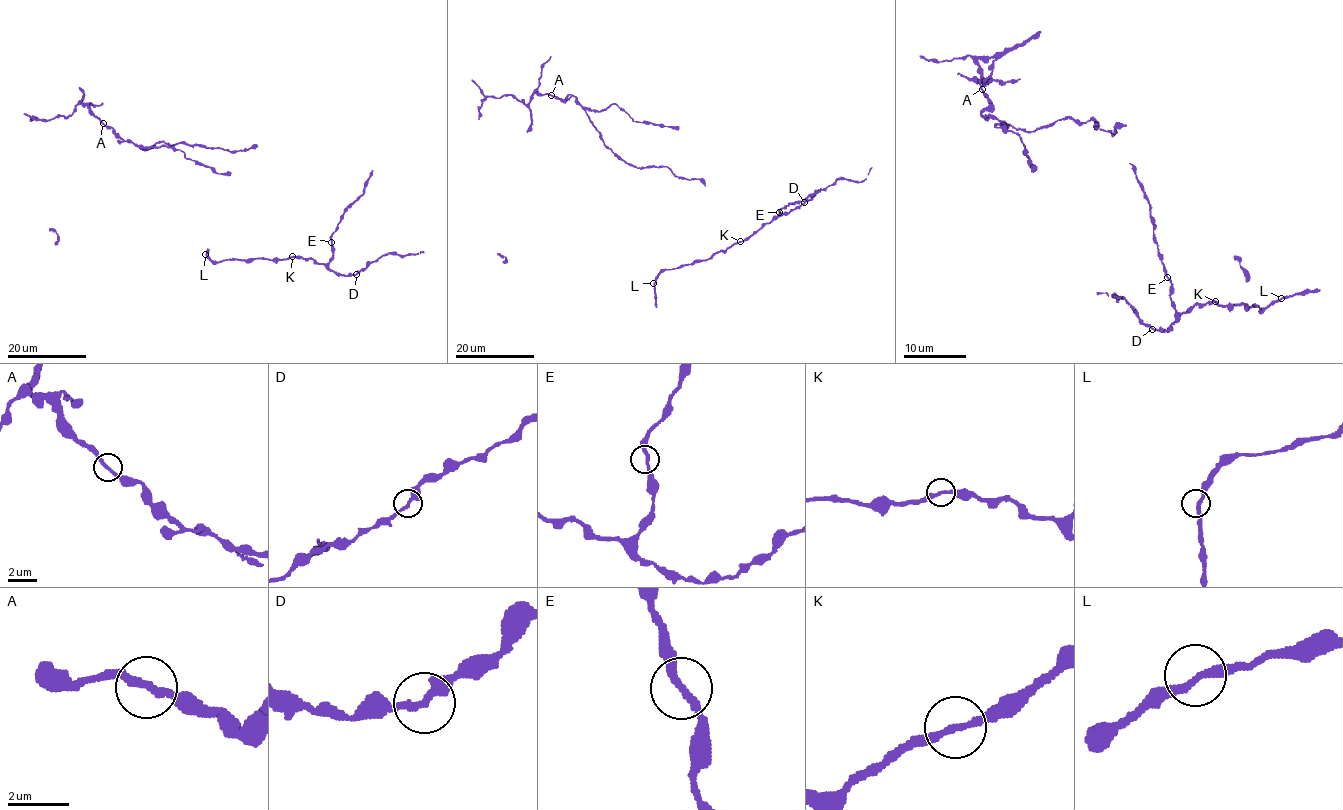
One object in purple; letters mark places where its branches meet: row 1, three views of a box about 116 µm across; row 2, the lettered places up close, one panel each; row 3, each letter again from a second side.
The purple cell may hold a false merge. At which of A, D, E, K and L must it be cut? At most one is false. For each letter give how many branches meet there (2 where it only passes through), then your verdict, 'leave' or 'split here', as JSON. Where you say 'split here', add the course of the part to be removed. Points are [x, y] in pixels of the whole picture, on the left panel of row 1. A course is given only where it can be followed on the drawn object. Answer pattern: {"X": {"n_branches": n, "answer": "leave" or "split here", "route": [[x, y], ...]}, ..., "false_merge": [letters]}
{"A": {"n_branches": 2, "answer": "leave"}, "D": {"n_branches": 2, "answer": "leave"}, "E": {"n_branches": 2, "answer": "leave"}, "K": {"n_branches": 2, "answer": "leave"}, "L": {"n_branches": 2, "answer": "leave"}, "false_merge": []}

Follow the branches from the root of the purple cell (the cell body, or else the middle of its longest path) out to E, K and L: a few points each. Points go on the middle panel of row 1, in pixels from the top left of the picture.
E: (792, 203), (779, 212)
K: (792, 203), (740, 241)
L: (792, 203), (781, 208), (781, 214), (743, 240), (708, 259), (664, 269), (653, 283)

